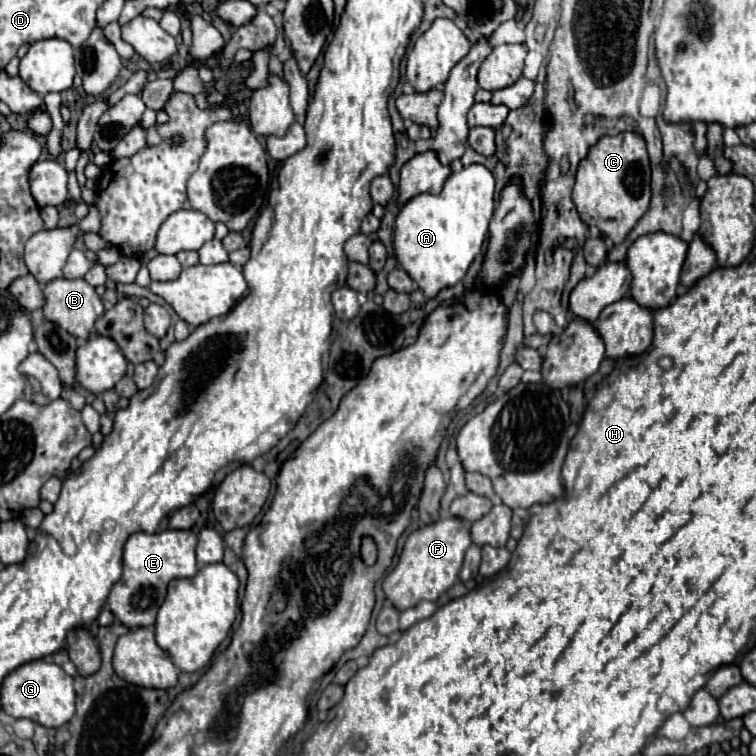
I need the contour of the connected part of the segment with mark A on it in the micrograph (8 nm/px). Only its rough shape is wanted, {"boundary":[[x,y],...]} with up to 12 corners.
{"boundary":[[452,171],[396,217],[426,297],[462,281],[494,215],[494,175]]}

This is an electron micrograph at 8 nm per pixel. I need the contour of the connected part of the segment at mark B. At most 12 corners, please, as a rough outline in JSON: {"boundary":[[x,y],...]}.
{"boundary":[[86,279],[44,287],[44,317],[88,337],[104,303]]}

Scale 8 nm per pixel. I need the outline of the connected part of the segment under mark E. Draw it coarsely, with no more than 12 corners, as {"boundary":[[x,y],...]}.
{"boundary":[[134,533],[108,609],[156,623],[172,579],[192,577],[196,533]]}

